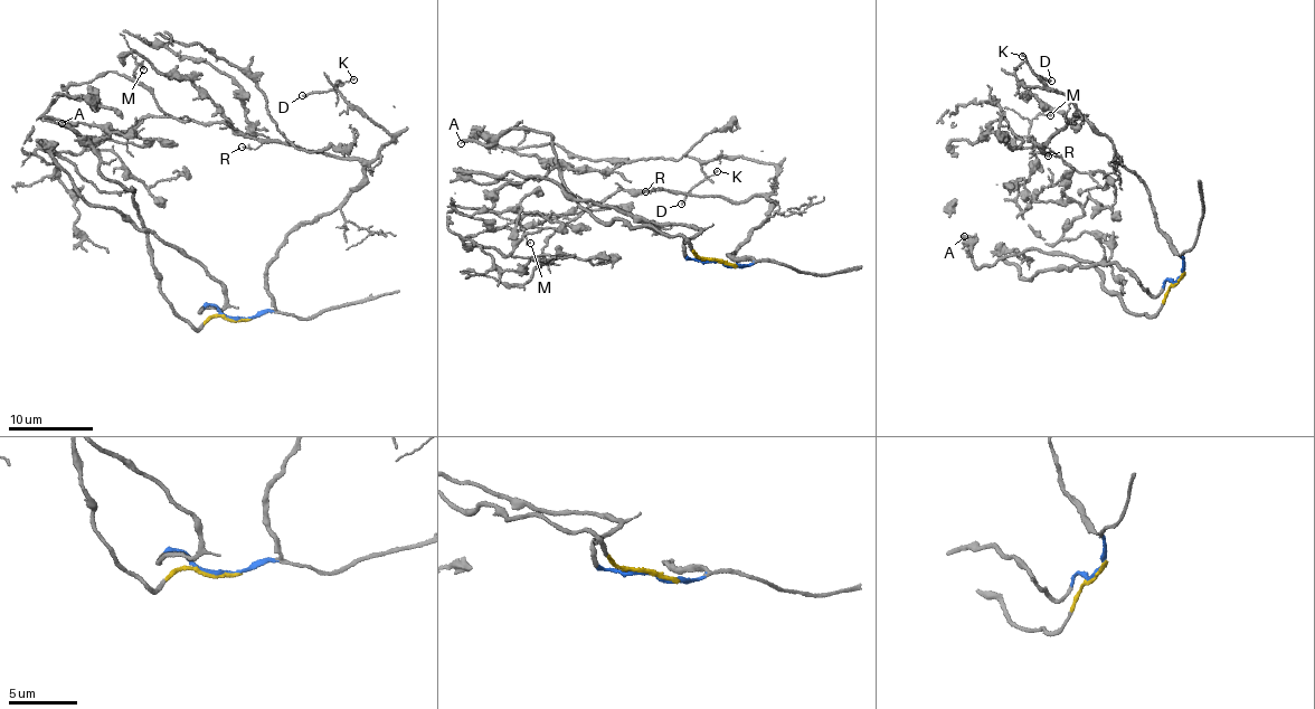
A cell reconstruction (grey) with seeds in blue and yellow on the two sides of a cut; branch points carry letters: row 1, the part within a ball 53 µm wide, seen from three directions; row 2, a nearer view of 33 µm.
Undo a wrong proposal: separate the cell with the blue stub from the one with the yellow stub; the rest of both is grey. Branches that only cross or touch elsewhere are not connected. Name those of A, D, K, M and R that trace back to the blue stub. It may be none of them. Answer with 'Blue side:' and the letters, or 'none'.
Blue side: D, K, M, R

